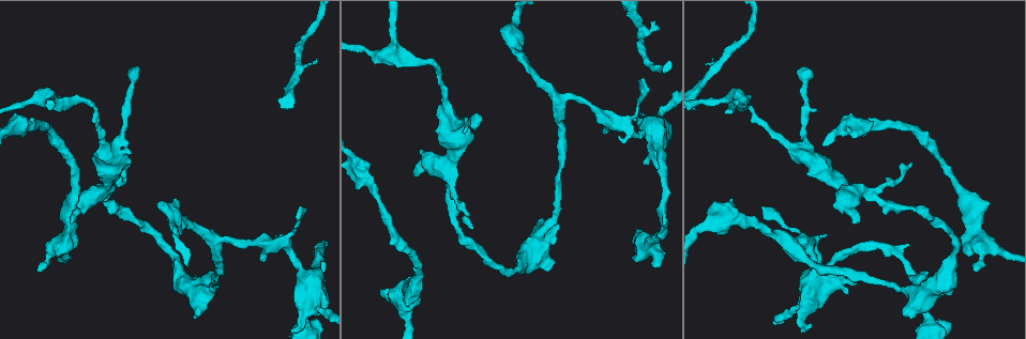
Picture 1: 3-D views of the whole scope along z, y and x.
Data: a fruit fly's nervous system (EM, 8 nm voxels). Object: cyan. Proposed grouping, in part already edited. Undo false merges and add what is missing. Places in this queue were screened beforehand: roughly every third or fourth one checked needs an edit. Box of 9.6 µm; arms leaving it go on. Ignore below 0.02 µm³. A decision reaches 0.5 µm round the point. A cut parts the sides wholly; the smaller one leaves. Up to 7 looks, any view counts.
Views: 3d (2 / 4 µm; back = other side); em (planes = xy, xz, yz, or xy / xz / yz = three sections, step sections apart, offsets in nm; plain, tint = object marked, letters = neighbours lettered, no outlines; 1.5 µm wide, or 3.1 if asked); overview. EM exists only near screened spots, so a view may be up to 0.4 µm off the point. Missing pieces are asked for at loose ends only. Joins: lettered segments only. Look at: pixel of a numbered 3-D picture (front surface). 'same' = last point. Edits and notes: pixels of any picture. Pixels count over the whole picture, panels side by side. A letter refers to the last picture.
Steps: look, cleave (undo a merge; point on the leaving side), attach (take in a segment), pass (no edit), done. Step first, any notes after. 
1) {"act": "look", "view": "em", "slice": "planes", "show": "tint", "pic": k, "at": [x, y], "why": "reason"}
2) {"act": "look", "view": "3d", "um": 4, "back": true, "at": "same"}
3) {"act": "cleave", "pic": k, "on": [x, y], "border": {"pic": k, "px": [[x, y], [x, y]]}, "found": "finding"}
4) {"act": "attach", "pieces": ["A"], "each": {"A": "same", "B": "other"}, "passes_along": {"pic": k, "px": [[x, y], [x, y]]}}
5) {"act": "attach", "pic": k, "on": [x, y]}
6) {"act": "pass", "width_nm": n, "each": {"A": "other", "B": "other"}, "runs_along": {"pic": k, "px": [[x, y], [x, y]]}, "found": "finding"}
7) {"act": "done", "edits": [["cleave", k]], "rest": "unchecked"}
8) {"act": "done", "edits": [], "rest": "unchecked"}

{"act": "look", "view": "em", "slice": "yz", "step": 4, "show": "tint", "pic": 1, "at": [219, 240], "why": "three arms meet"}

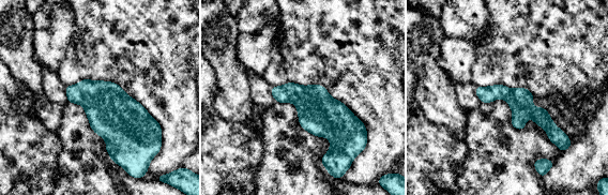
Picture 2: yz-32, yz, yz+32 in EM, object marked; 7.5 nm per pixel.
{"act": "look", "view": "em", "slice": "planes", "show": "tint", "at": "same"}

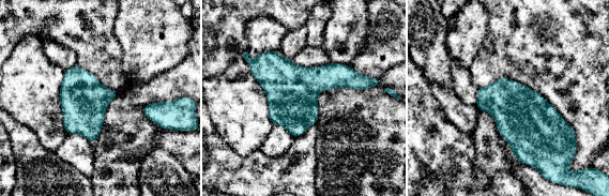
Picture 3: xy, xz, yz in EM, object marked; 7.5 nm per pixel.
{"act": "look", "view": "em", "slice": "planes", "show": "letters", "at": "same", "why": "what lies round it"}

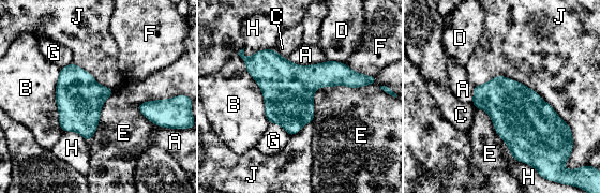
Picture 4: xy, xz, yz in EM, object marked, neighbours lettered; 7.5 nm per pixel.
{"act": "pass", "each": {"A": "other", "B": "other", "C": "other", "D": "other", "E": "other", "F": "other", "G": "other", "H": "other", "J": "other"}, "border": {"pic": 4, "px": [[474, 85], [518, 80], [572, 132]]}, "found": "all the same neuron"}

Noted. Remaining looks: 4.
{"act": "look", "view": "em", "slice": "planes", "show": "letters", "pic": 1, "at": [50, 94], "why": "three-way junction"}

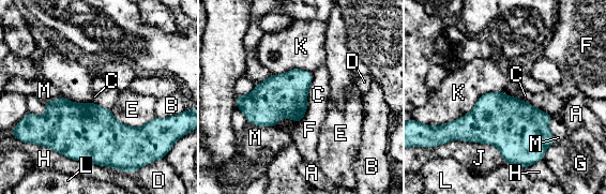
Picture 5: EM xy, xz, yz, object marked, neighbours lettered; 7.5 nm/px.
{"act": "pass", "width_nm": 320, "each": {"A": "other", "B": "other", "C": "other", "D": "other", "E": "other", "F": "other", "G": "other", "H": "other", "J": "other", "K": "other", "L": "other", "M": "other"}, "border": {"pic": 5, "px": [[313, 74], [307, 108], [298, 123]]}, "found": "one neuron here"}

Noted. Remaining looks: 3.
{"act": "look", "view": "3d", "um": 4, "pic": 1, "at": [317, 59]}

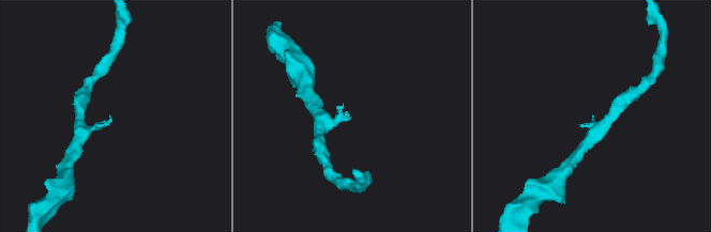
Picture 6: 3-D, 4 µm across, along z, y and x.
{"act": "look", "view": "em", "slice": "planes", "show": "letters", "pic": 6, "at": [592, 120]}

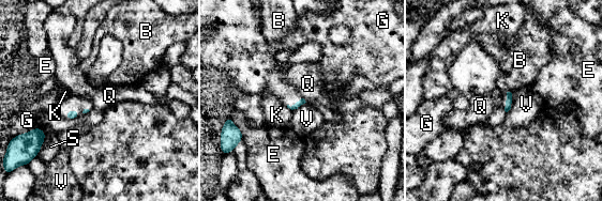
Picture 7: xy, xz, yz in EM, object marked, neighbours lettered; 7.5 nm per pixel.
{"act": "pass", "each": {"B": "other", "E": "other", "G": "other", "K": "other", "Q": "other", "S": "other", "V": "other"}, "border": {"pic": 7, "px": [[512, 93], [512, 106], [507, 112]]}, "found": "none of them fits"}

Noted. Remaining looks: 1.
{"act": "done", "edits": [], "rest": "unchecked"}

